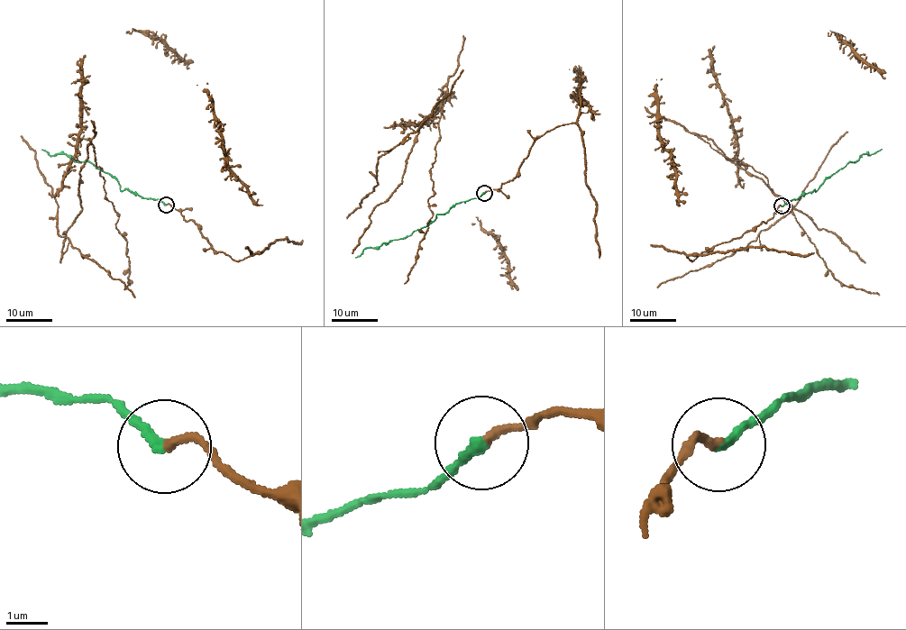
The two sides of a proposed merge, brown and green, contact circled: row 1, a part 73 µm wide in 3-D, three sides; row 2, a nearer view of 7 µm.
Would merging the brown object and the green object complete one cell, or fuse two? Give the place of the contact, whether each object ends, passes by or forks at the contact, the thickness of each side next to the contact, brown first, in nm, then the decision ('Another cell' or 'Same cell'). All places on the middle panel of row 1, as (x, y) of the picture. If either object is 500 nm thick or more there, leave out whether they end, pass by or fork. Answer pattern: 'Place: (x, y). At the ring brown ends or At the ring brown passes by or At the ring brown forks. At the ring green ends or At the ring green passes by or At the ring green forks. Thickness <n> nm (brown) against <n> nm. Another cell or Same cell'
Place: (484, 193). At the ring brown ends. At the ring green ends. Thickness 200 nm (brown) against 240 nm. Same cell

